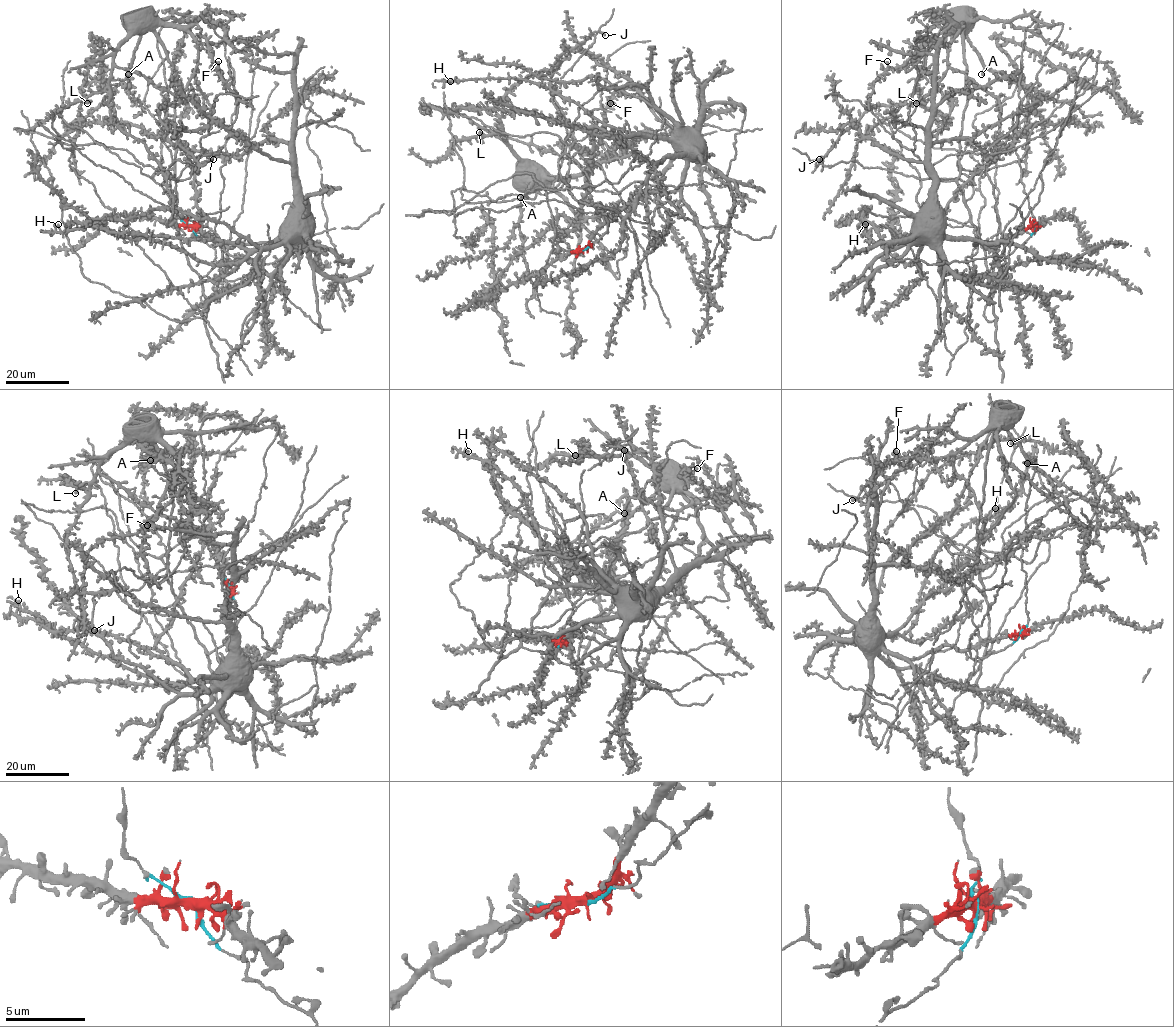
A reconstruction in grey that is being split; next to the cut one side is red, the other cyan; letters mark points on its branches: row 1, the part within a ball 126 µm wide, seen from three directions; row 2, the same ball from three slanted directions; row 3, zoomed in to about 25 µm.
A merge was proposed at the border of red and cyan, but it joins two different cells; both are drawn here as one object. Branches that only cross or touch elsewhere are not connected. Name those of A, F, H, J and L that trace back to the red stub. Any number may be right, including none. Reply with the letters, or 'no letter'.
H

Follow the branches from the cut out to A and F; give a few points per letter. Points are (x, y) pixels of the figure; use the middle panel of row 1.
A: (583, 250), (609, 210), (577, 201), (567, 181), (545, 189), (555, 234), (533, 283), (520, 198)
F: (583, 250), (607, 229), (609, 210), (577, 201), (567, 173), (567, 182), (547, 176), (587, 168), (611, 103)

